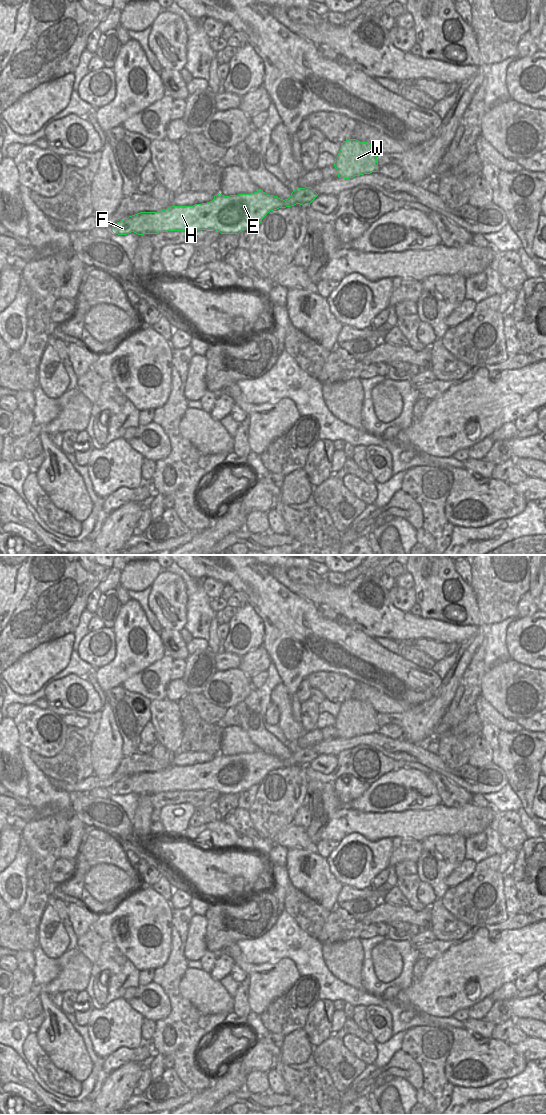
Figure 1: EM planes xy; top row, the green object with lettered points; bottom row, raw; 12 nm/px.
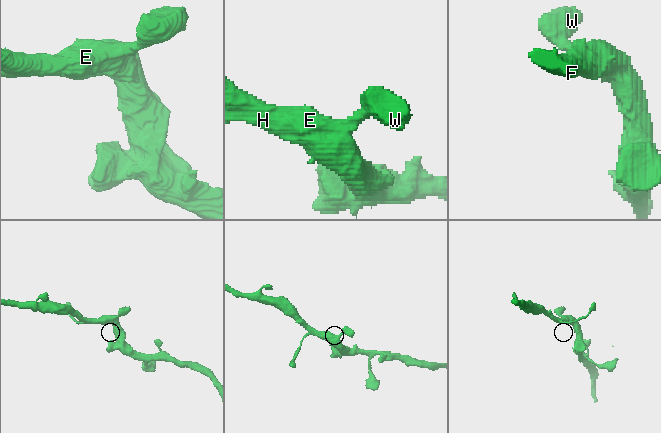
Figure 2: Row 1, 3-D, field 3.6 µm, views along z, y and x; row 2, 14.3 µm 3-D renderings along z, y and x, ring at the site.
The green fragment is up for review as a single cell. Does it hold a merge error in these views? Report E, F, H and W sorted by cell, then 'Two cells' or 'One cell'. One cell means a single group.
Groups: E F H W. One cell

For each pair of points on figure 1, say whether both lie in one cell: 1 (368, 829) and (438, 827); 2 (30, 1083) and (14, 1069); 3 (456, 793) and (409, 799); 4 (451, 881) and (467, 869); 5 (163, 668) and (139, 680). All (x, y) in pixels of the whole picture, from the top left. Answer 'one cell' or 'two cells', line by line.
1: one cell
2: one cell
3: two cells
4: one cell
5: one cell

